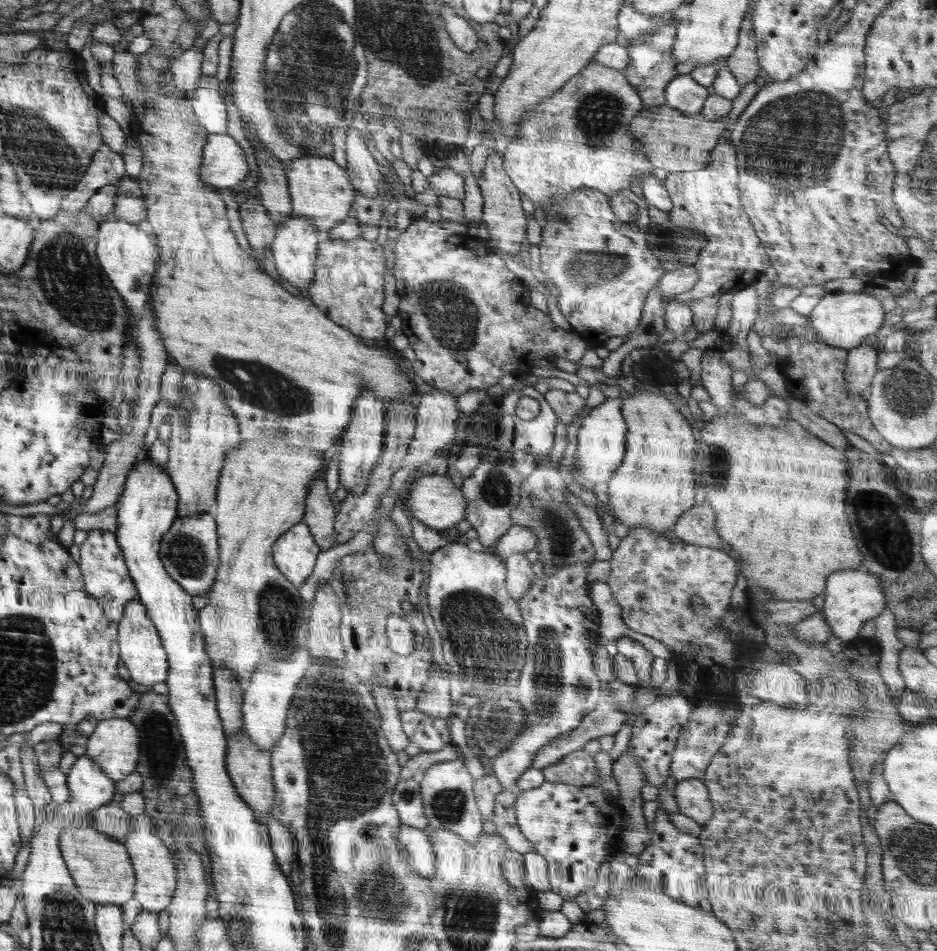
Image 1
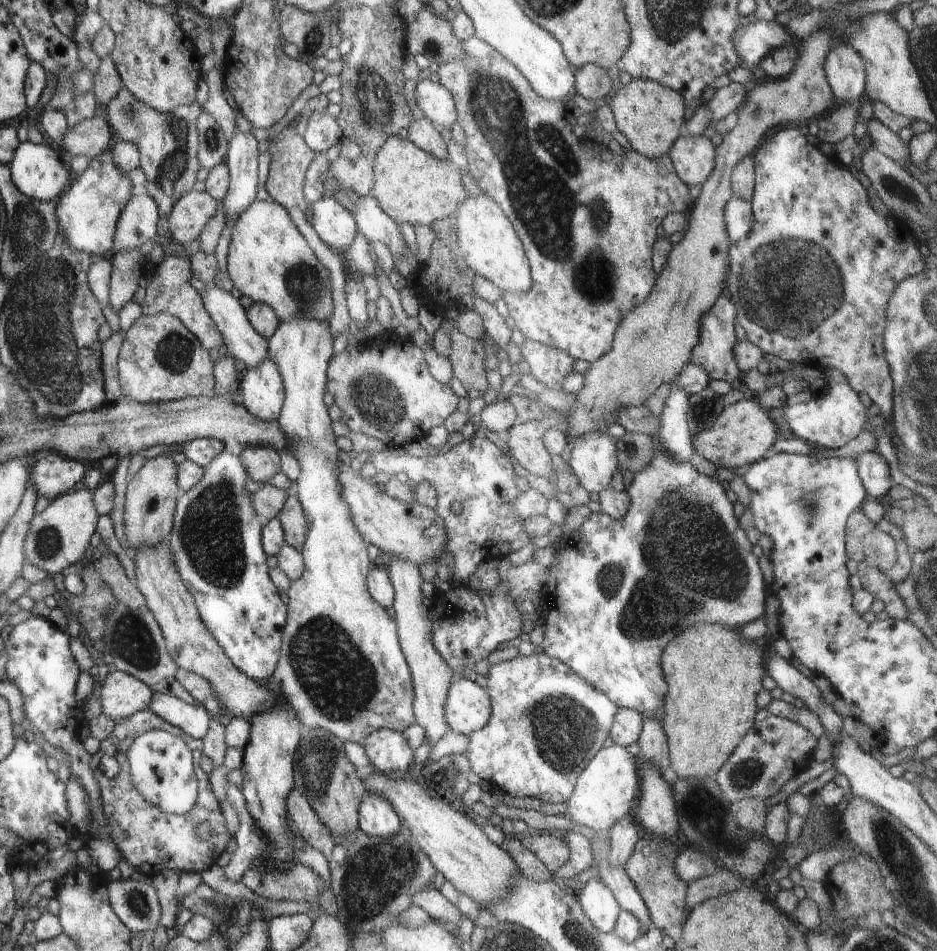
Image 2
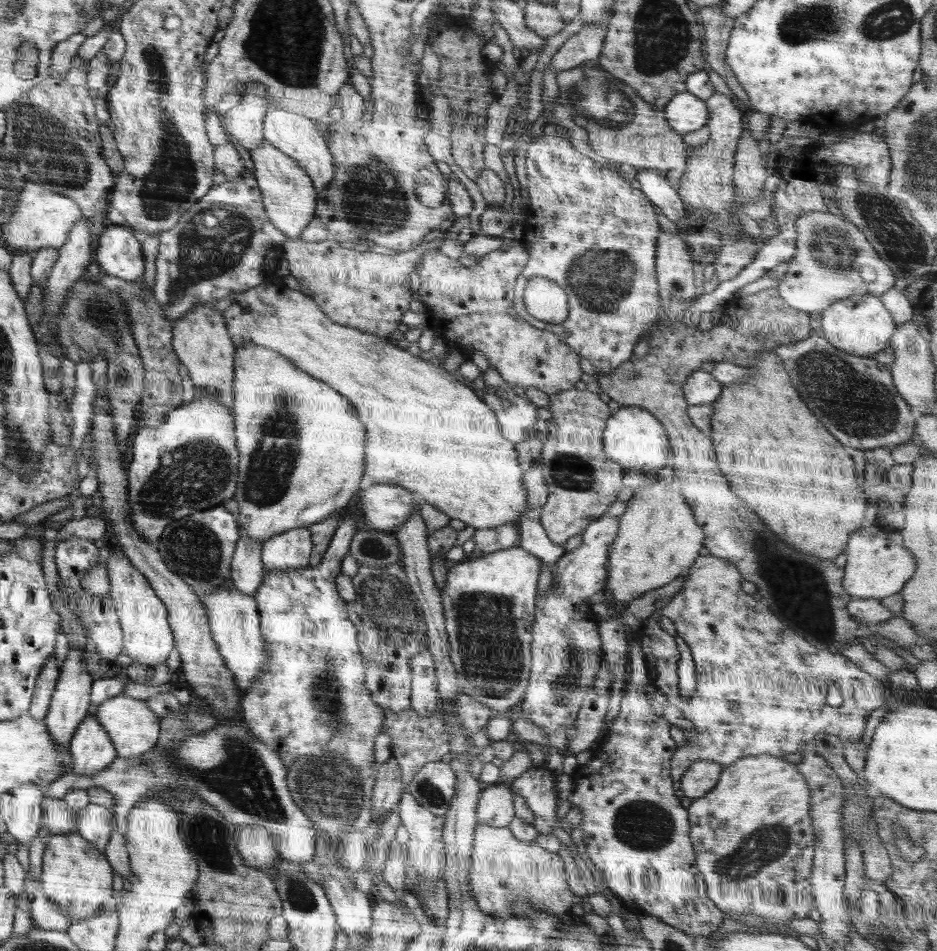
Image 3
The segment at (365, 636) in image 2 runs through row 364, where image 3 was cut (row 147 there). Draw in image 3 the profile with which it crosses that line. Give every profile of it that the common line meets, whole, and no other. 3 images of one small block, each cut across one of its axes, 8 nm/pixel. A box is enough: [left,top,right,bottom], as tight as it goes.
[263,108,334,192]

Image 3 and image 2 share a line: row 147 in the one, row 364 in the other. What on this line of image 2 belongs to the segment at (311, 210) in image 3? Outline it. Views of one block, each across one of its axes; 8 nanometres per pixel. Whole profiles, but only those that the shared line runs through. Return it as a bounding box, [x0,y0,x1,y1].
[237,358,285,421]

